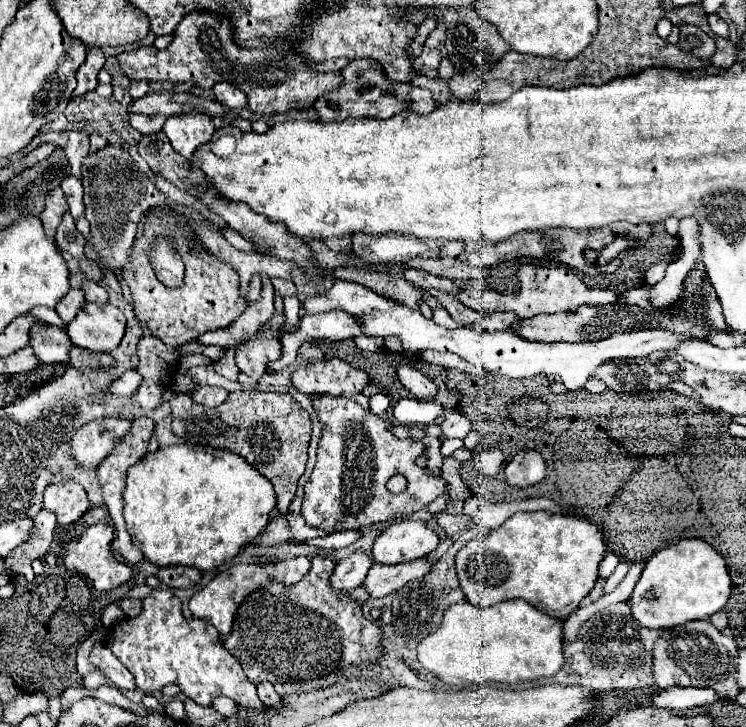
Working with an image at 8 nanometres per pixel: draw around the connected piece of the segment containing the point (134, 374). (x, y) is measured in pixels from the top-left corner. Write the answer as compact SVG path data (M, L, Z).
M126 370L122 378L112 382L110 392L116 396L130 396L138 390L140 384L142 384L142 374L138 370Z

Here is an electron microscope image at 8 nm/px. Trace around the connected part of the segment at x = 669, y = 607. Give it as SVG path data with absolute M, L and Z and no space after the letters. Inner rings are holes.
M686 538L656 552L628 600L632 616L648 628L672 628L688 620L708 620L730 598L730 574L724 558L704 540Z

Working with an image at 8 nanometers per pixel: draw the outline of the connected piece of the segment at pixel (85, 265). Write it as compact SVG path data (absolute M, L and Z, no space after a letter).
M82 260L82 262L80 262L80 268L86 272L86 276L88 276L90 280L102 282L102 270L98 268L96 262L92 262L92 260Z

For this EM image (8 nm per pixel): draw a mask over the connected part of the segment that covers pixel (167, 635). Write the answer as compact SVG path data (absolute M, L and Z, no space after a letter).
M152 590L152 594L144 600L142 614L138 618L124 618L116 622L110 628L106 644L130 670L136 688L142 692L158 692L166 684L176 684L200 706L210 706L216 696L228 696L244 708L264 708L254 684L246 678L240 662L224 648L216 628L196 618L186 622L182 616L182 604L172 590Z

